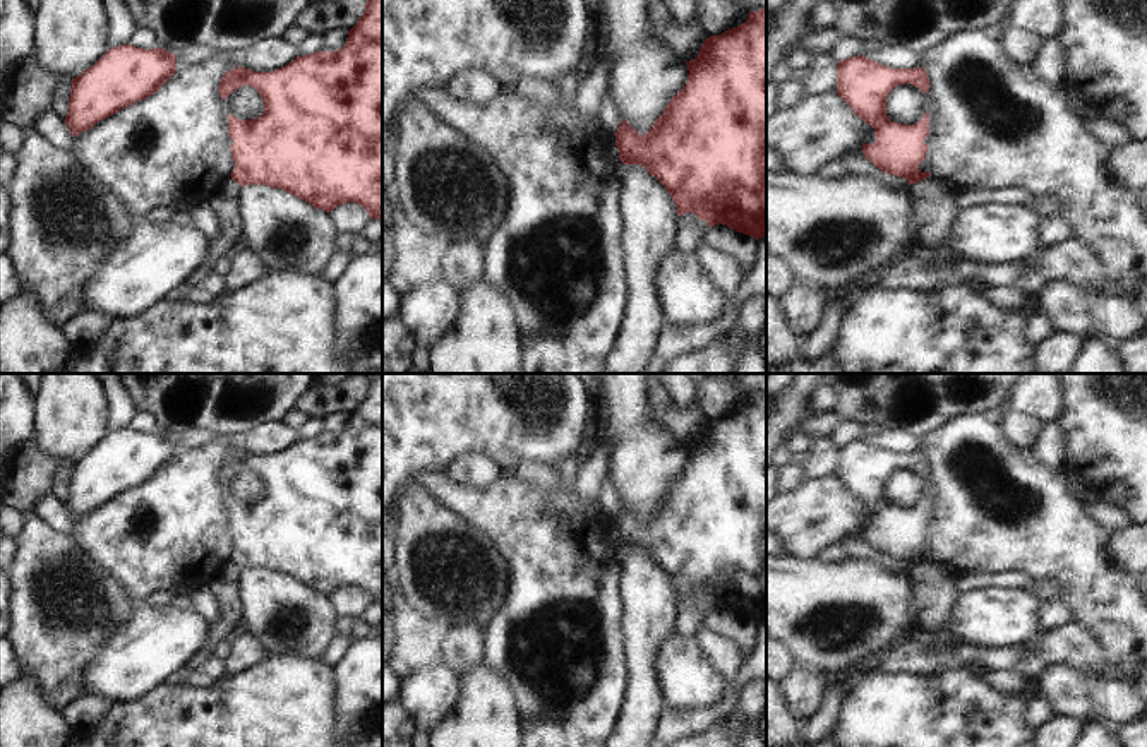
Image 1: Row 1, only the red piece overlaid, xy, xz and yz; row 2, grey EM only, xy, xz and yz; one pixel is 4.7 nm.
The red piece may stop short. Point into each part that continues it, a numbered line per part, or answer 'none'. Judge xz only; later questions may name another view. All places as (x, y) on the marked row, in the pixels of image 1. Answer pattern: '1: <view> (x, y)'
none.

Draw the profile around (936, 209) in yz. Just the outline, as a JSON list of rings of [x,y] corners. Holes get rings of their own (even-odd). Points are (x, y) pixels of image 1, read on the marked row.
[[[926,178],[910,185],[916,200],[916,221],[919,228],[917,250],[943,252],[952,236],[953,221],[960,211],[957,199],[946,185]]]

